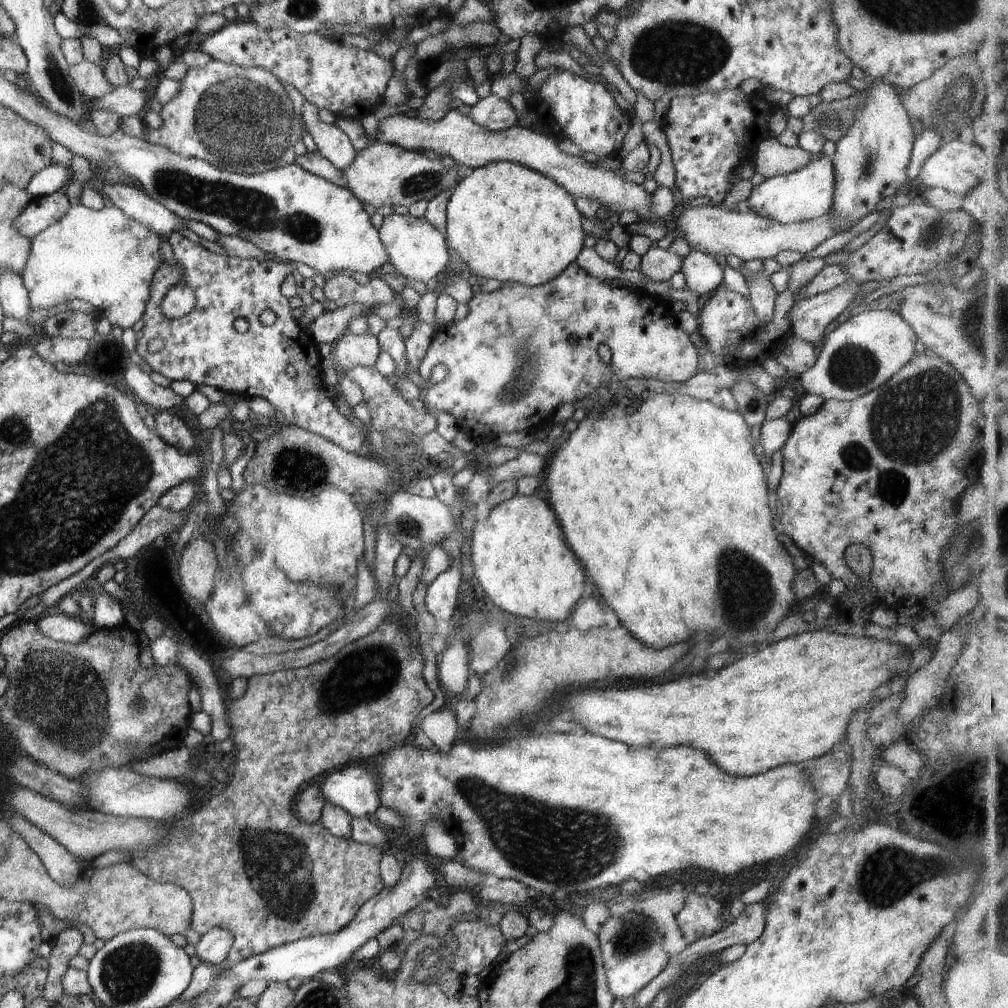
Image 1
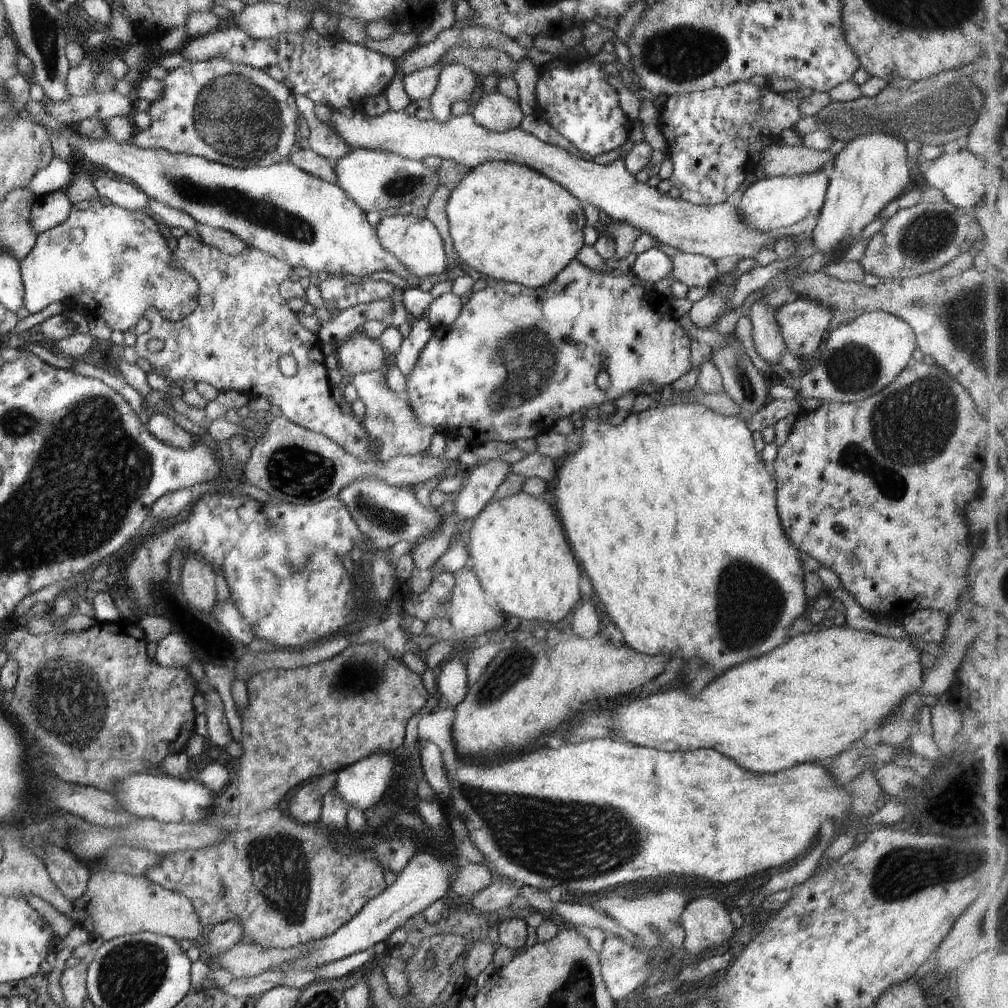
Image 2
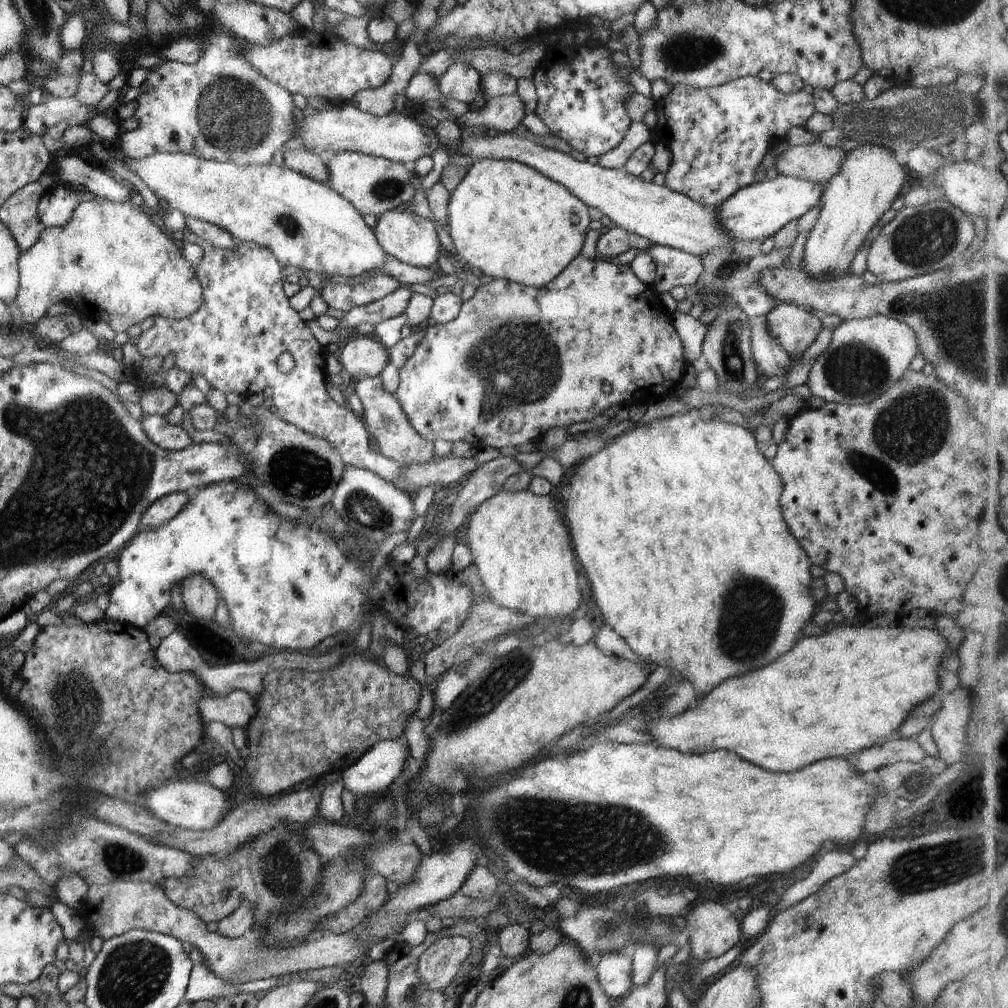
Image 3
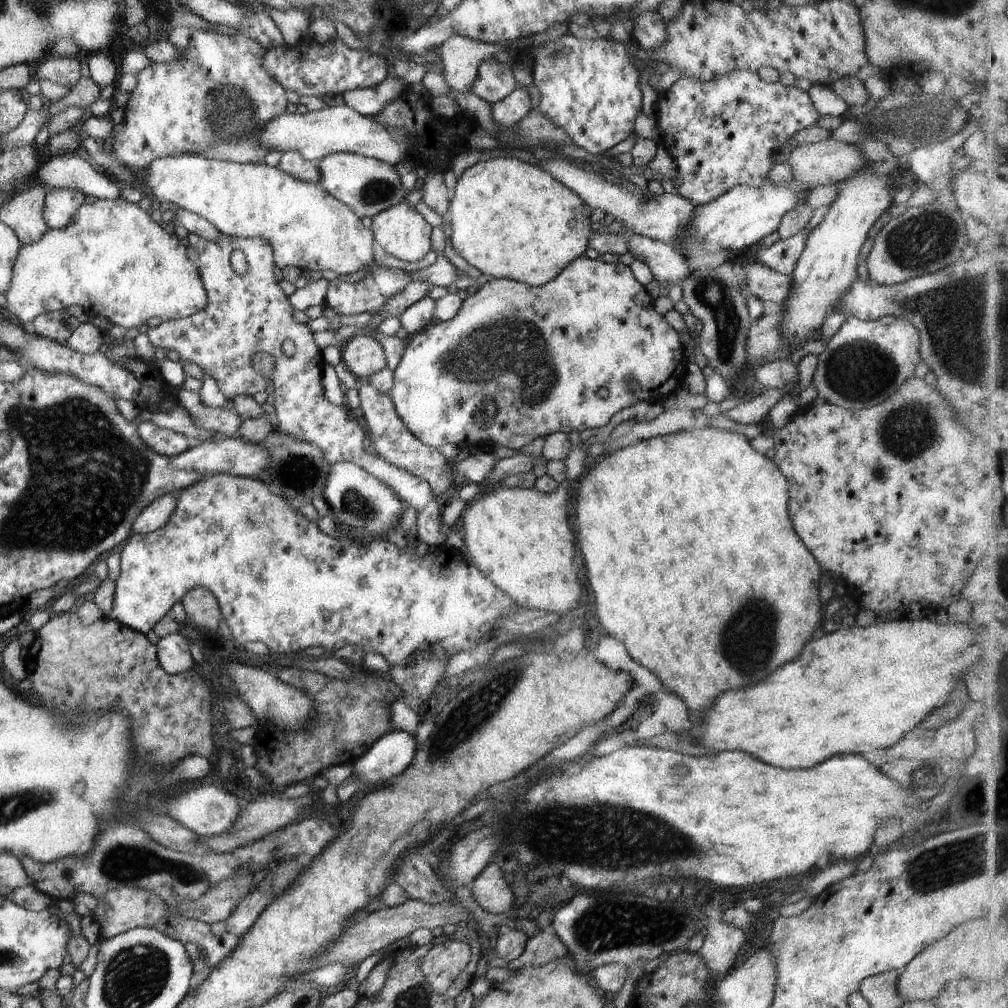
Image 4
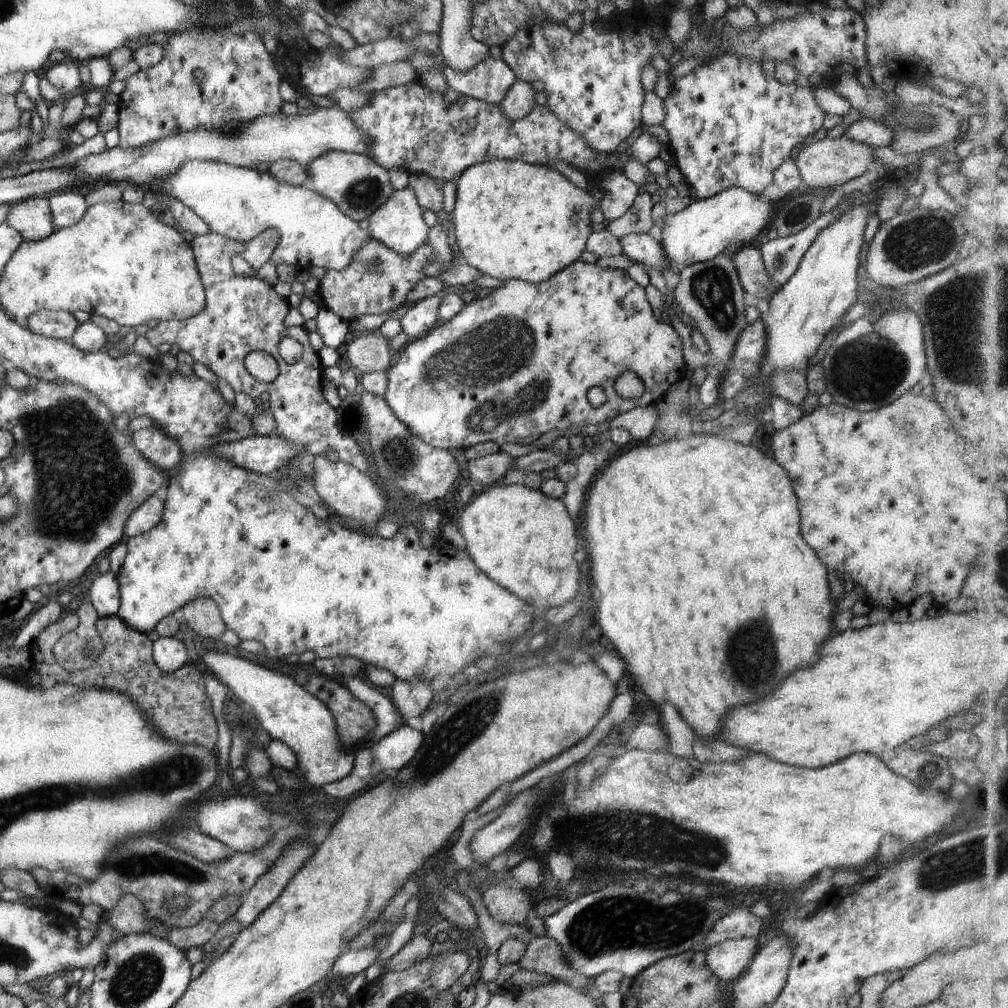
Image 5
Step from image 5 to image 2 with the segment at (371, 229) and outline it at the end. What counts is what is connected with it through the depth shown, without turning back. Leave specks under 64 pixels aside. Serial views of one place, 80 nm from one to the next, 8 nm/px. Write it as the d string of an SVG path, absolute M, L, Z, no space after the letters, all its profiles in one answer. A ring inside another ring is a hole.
M405 210L395 216L383 216L375 229L382 248L393 254L413 276L437 280L447 269L450 269L442 237L431 220L421 219Z

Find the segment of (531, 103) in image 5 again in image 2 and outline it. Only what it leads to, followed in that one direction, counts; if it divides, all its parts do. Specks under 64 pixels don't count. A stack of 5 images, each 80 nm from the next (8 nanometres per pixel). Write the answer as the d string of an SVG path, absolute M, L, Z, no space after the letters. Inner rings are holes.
M498 92L484 96L469 113L478 126L495 133L517 129L525 117L515 100Z

